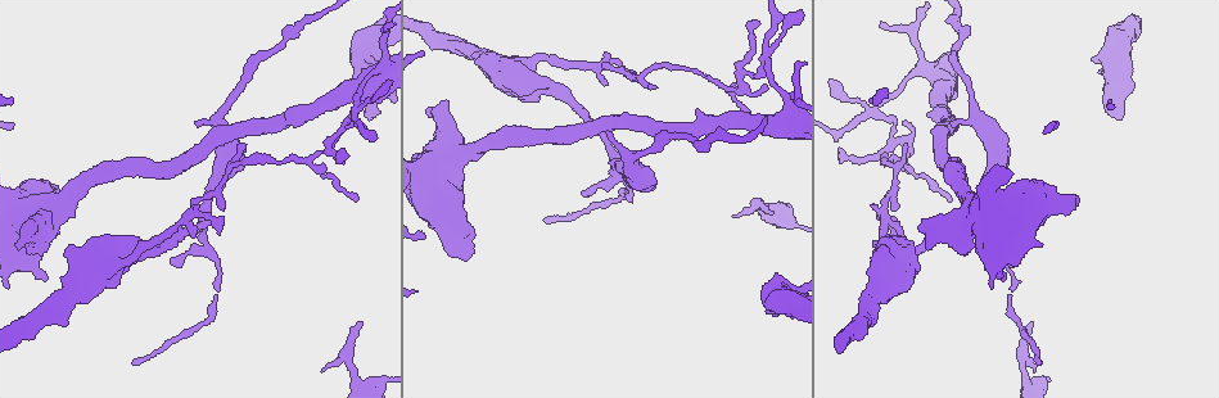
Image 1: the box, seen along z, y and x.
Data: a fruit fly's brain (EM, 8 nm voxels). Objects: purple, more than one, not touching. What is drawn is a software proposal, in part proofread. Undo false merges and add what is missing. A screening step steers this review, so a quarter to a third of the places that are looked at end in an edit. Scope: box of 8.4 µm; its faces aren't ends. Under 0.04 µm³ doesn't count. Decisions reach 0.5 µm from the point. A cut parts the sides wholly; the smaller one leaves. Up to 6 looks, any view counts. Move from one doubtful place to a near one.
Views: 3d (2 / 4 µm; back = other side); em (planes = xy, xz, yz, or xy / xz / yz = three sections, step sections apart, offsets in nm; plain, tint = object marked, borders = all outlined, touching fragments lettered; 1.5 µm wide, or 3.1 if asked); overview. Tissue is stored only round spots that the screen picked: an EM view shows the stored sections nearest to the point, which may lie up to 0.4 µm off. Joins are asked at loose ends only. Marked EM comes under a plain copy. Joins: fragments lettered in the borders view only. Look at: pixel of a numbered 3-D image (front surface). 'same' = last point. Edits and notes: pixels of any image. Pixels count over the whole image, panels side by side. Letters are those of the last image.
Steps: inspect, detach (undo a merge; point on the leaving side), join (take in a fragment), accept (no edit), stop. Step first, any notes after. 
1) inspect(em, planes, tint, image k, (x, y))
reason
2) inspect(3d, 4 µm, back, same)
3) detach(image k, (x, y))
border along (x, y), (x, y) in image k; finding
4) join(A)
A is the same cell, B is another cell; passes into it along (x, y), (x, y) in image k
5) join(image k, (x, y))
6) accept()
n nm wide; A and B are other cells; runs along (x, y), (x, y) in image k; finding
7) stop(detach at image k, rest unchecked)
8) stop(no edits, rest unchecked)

inspect(em, planes, borders, image 1, (773, 212))
free end

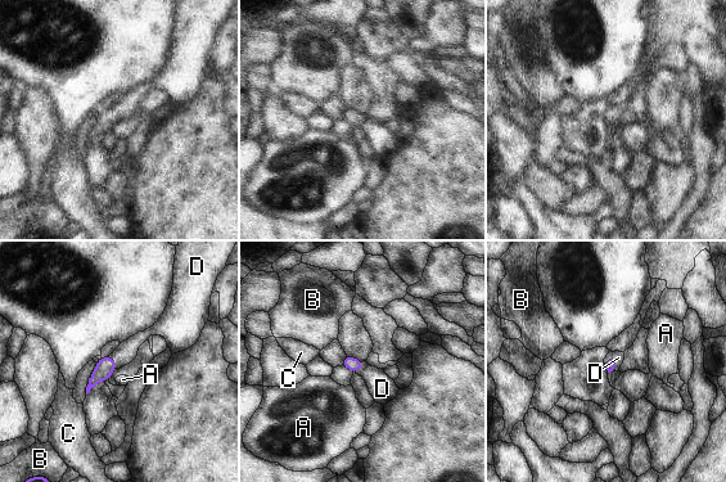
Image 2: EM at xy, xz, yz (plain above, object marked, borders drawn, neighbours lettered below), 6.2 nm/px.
join(image 2, (127, 350))
D is the same cell, A, B and C are other cells; passes into it along (104, 368), (115, 361), (127, 350) in image 2; it goes on there

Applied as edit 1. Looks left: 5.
inspect(em, planes, borders, image 1, (380, 111))
thick end

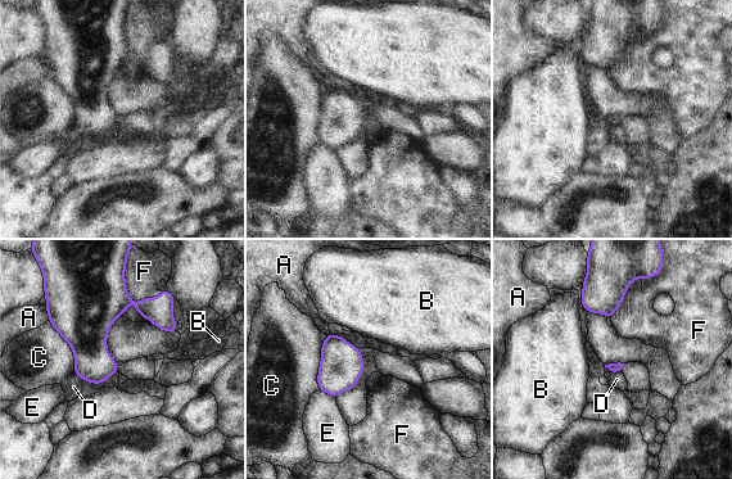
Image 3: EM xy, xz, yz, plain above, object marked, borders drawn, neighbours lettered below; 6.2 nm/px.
accept()
A, B, C, D, E and F are other cells; border along (117, 371), (100, 384), (73, 373) in image 3; no lettered fragment goes on from it

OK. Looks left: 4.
inspect(3d, 2 µm, image 1, (767, 57))
abrupt turn

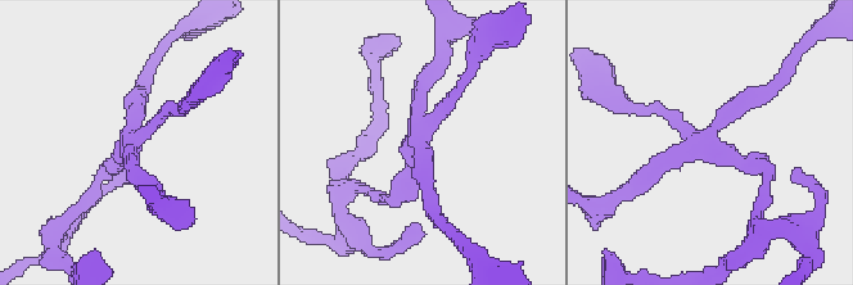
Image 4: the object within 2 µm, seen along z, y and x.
inspect(em, planes, tint, image 4, (420, 141))

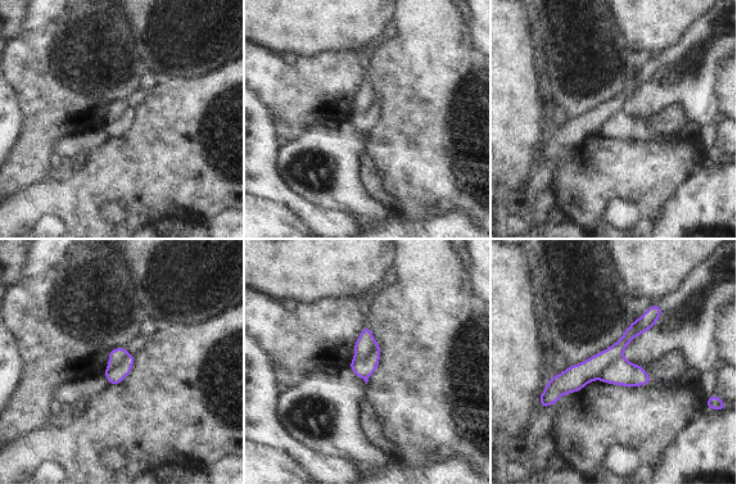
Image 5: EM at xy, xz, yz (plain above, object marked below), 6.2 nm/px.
inspect(em, planes, borders, same)
see the neighbours

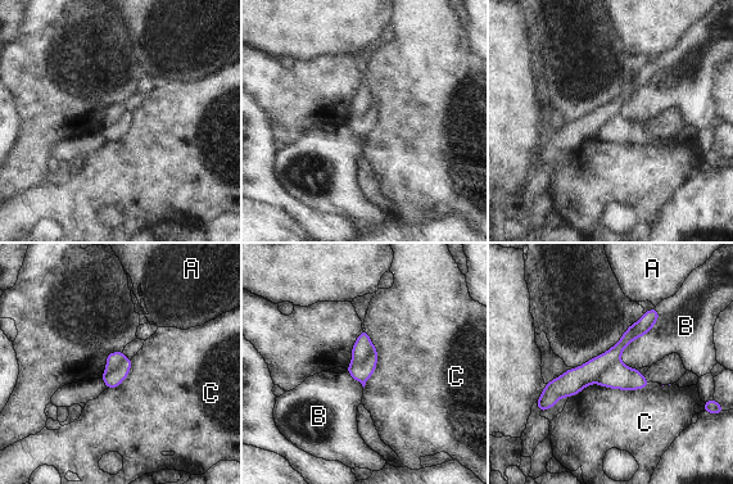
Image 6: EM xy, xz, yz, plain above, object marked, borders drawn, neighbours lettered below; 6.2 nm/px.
detach(image 6, (616, 375))
A, B and C are other cells; border along (619, 360), (610, 363), (596, 381) in image 6; a second neuron is stuck on

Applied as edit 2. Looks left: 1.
stop(join at image 2, detach at image 6, rest unchecked)

